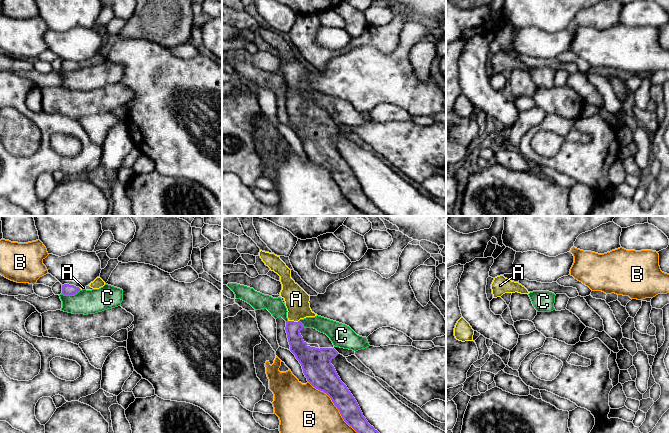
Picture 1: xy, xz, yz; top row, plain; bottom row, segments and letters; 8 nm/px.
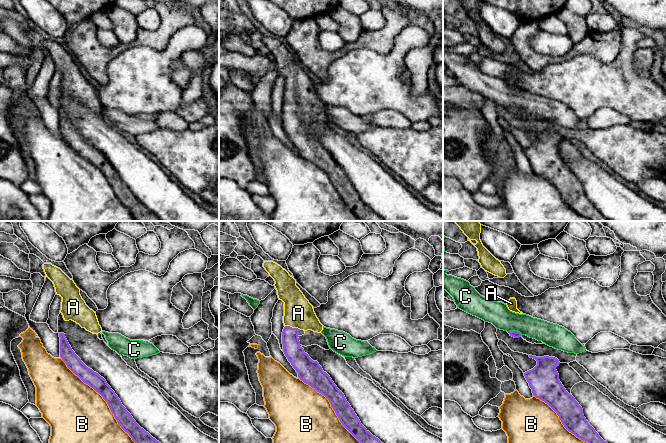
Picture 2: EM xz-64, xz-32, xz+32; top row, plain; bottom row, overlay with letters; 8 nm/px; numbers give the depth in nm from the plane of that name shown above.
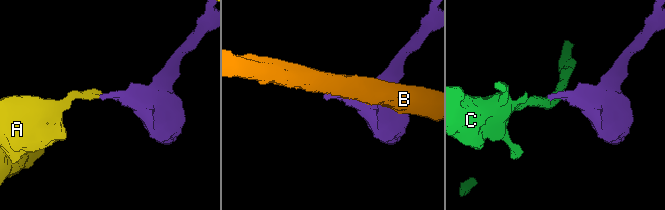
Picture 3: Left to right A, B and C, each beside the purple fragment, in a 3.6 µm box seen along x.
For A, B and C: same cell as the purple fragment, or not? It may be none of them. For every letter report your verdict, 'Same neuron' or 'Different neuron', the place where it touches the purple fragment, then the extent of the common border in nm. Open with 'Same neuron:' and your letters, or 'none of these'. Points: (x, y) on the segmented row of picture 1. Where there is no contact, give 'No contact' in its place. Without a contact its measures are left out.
Same neuron: A
A: Same neuron. Touches purple at xz (293, 321). Shared border 90 nm
B: Different neuron. Touches purple at xz (334, 404). Shared border 550 nm
C: Different neuron. Touches purple at xy (70, 294). Shared border 170 nm

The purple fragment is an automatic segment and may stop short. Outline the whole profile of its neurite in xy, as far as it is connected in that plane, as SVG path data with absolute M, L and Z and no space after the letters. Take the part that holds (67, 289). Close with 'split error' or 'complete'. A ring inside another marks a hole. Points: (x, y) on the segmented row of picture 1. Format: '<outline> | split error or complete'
M64 284L62 285L62 293L63 295L75 295L77 294L81 289L79 287L76 287L74 285Z | complete

